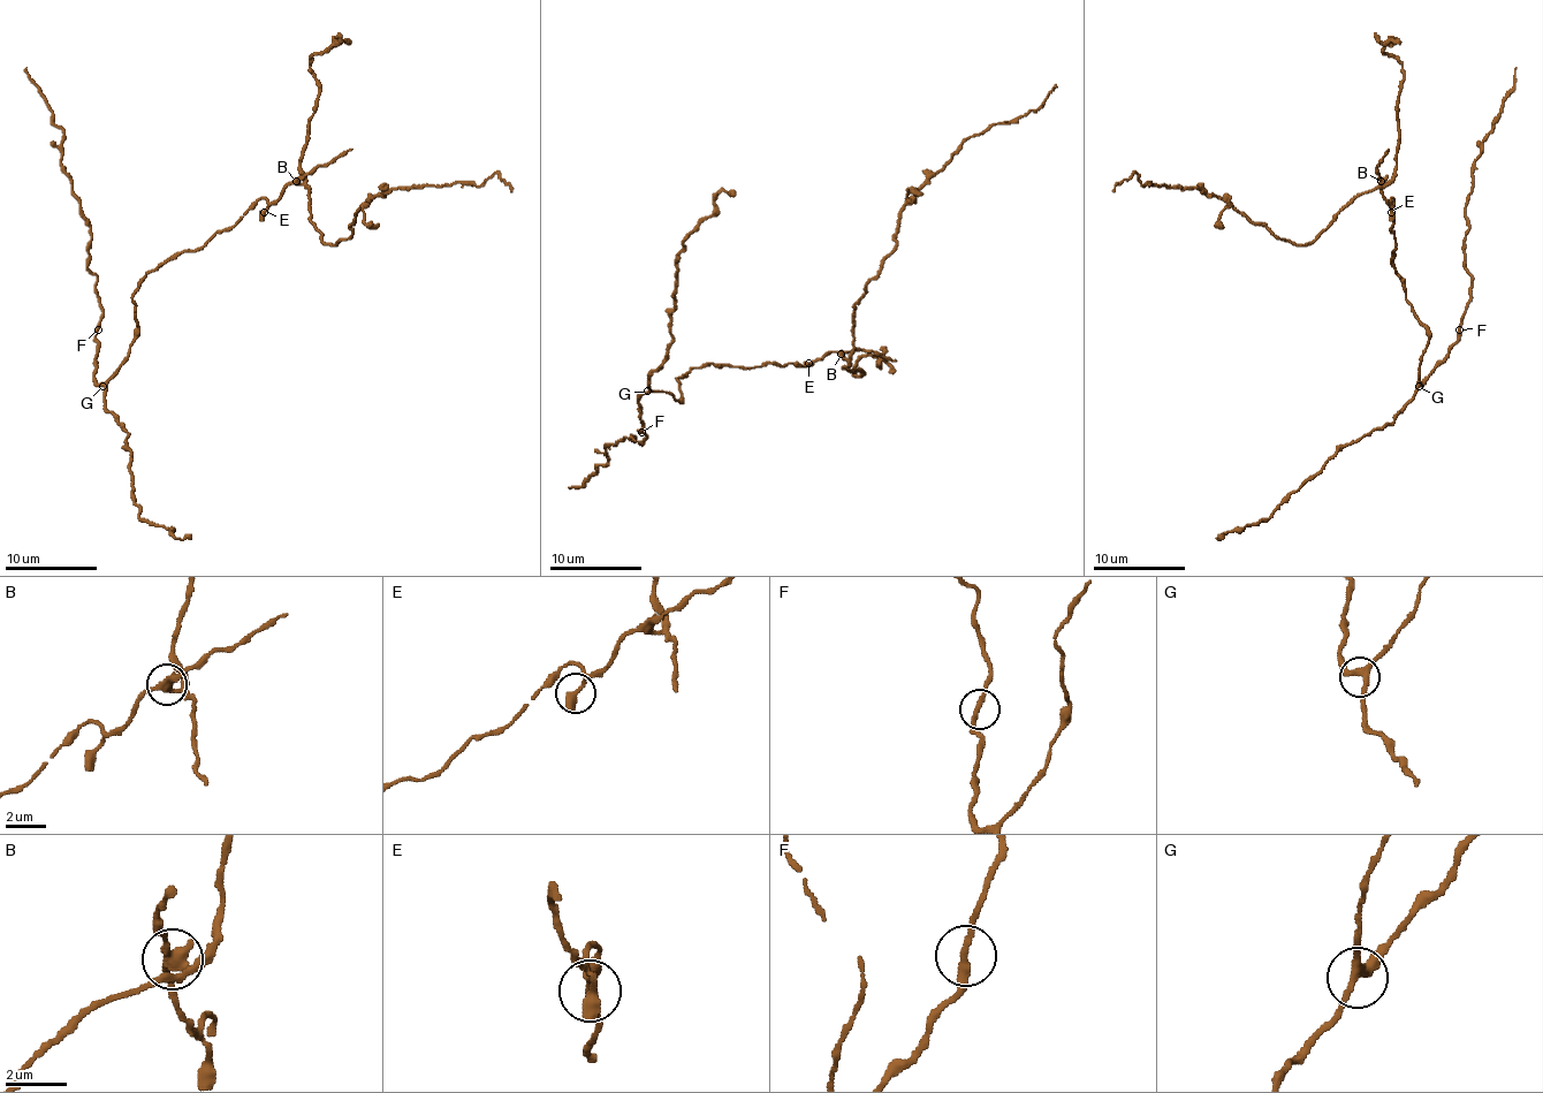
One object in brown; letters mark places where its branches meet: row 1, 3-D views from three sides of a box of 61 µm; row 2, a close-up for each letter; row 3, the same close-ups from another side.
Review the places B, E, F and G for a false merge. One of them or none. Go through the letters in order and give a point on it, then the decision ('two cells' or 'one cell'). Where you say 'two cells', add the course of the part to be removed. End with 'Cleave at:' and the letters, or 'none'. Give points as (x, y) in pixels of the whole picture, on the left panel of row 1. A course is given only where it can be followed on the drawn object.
B: place (296, 181); two cells; course (296, 182), (310, 189), (326, 244), (351, 235), (356, 214), (393, 189), (478, 187), (494, 173), (512, 191)
E: place (264, 212); one cell
F: place (98, 329); one cell
G: place (103, 386); one cell
Cleave at: B

